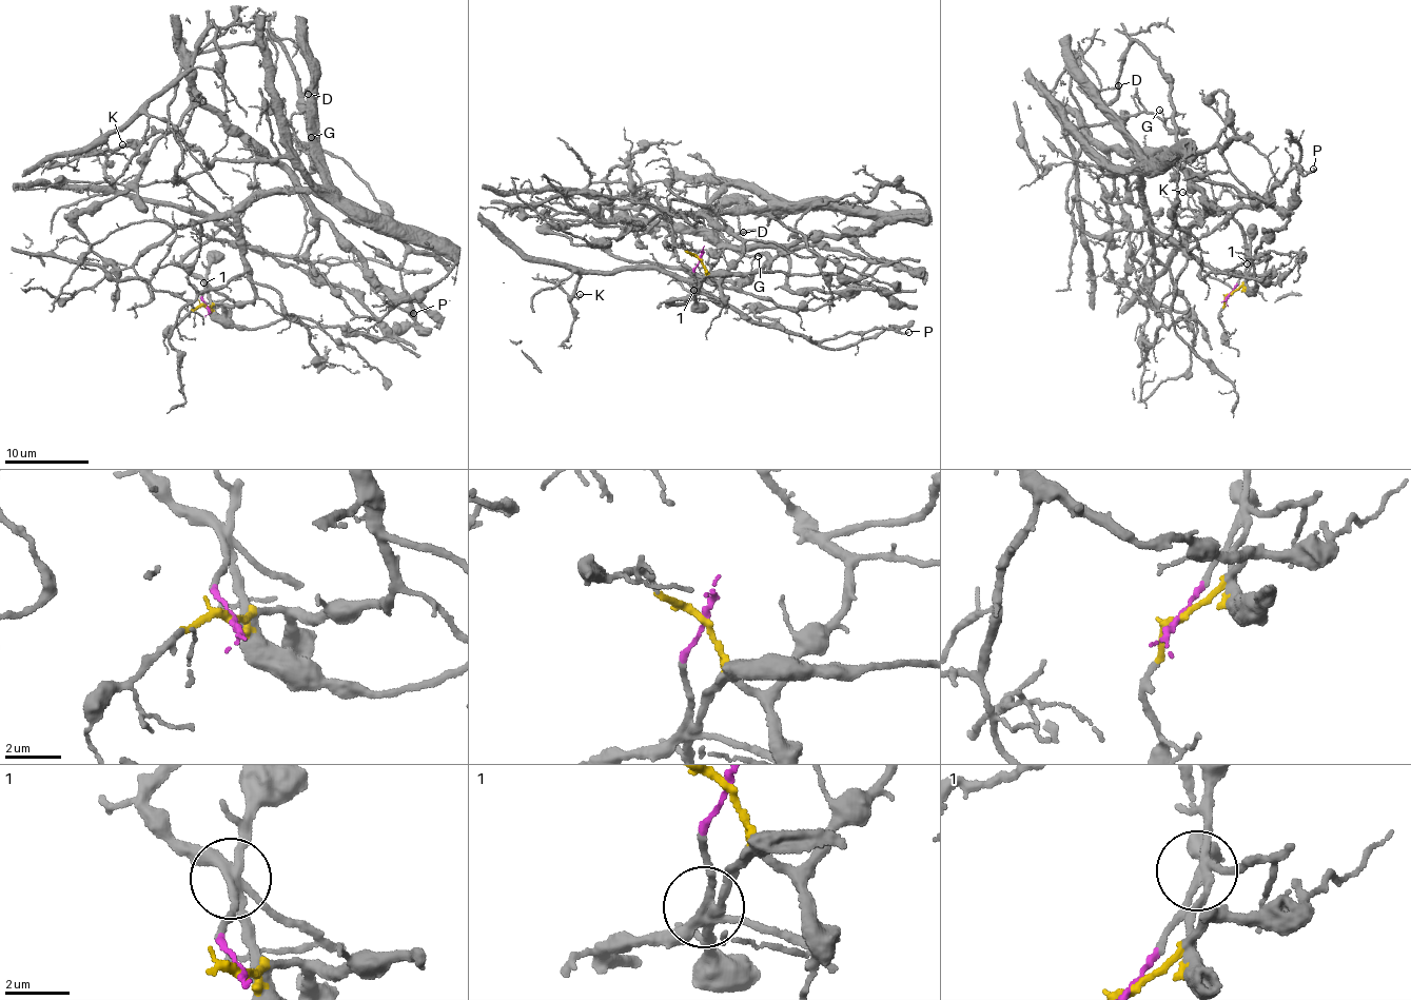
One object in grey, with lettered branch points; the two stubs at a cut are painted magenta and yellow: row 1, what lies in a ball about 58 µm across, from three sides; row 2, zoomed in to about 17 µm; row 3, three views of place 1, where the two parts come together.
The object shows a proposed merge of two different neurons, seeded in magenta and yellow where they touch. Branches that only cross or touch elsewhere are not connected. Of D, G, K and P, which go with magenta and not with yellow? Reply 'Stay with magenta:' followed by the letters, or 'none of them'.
Stay with magenta: K, P

